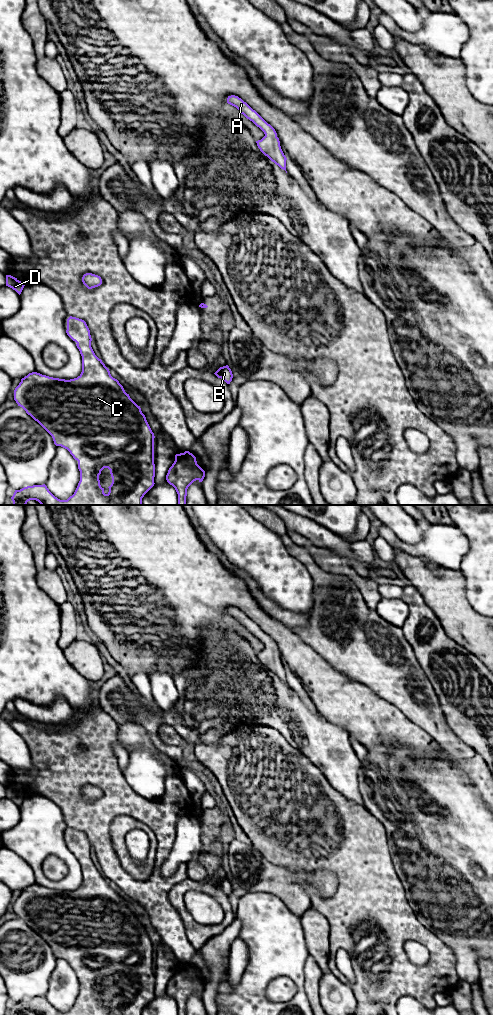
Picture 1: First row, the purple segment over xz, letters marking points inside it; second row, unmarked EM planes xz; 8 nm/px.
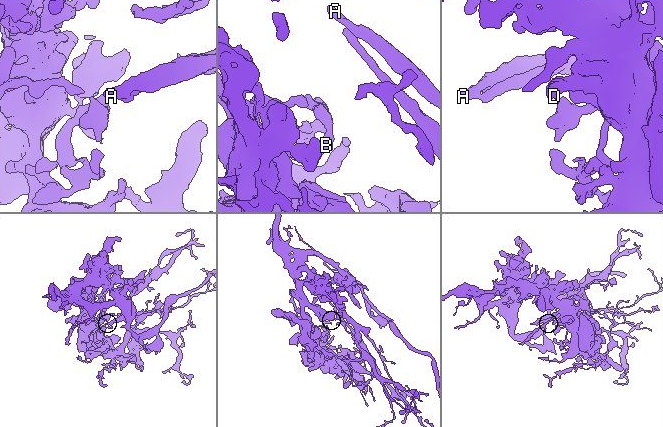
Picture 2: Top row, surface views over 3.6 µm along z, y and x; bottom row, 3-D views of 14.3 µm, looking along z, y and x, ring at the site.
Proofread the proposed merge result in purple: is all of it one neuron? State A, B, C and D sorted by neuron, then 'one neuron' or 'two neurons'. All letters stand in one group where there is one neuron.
A B C D; one neuron

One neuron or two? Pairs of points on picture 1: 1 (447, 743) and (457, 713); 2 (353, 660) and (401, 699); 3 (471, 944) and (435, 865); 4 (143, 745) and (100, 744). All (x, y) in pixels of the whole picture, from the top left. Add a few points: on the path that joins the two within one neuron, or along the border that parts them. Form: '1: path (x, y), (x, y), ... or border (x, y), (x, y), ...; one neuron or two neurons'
1: border (441, 708), (449, 728), (468, 745); two neurons
2: path (365, 663), (389, 687); one neuron
3: path (471, 924), (471, 901), (455, 885); one neuron
4: border (118, 725), (119, 740), (129, 751); two neurons

